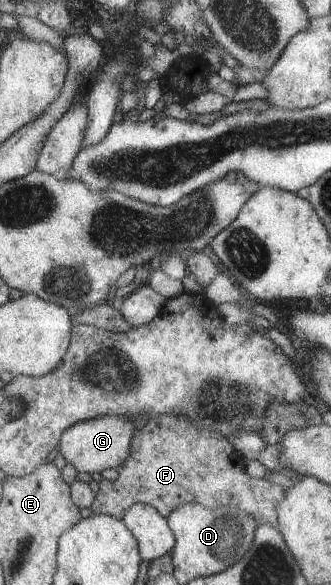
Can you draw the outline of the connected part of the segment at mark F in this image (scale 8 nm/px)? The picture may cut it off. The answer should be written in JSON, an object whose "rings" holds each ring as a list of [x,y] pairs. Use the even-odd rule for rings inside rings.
{"rings":[[[165,414],[160,418],[152,418],[158,419],[157,421],[149,421],[145,424],[145,427],[142,429],[138,429],[134,431],[134,437],[132,438],[132,445],[129,449],[129,457],[126,457],[126,460],[122,466],[118,469],[118,477],[114,479],[114,481],[107,481],[101,480],[98,484],[98,492],[93,495],[93,501],[91,504],[90,513],[91,515],[108,515],[118,520],[122,520],[122,517],[125,516],[125,513],[133,507],[135,504],[147,504],[150,505],[162,518],[168,518],[170,513],[173,512],[174,509],[177,509],[180,505],[186,503],[192,504],[199,504],[200,506],[209,507],[209,508],[216,508],[217,506],[224,505],[224,506],[235,506],[242,512],[246,512],[249,517],[254,519],[254,522],[257,523],[257,526],[260,525],[268,525],[272,528],[277,528],[277,505],[281,504],[283,500],[285,500],[285,491],[286,489],[282,486],[273,484],[265,480],[264,478],[261,479],[254,479],[248,476],[248,473],[245,471],[245,461],[238,455],[237,451],[233,449],[232,443],[226,441],[226,439],[218,436],[215,432],[211,430],[206,430],[205,428],[198,428],[194,426],[187,418],[183,416],[178,416],[177,414]]]}

